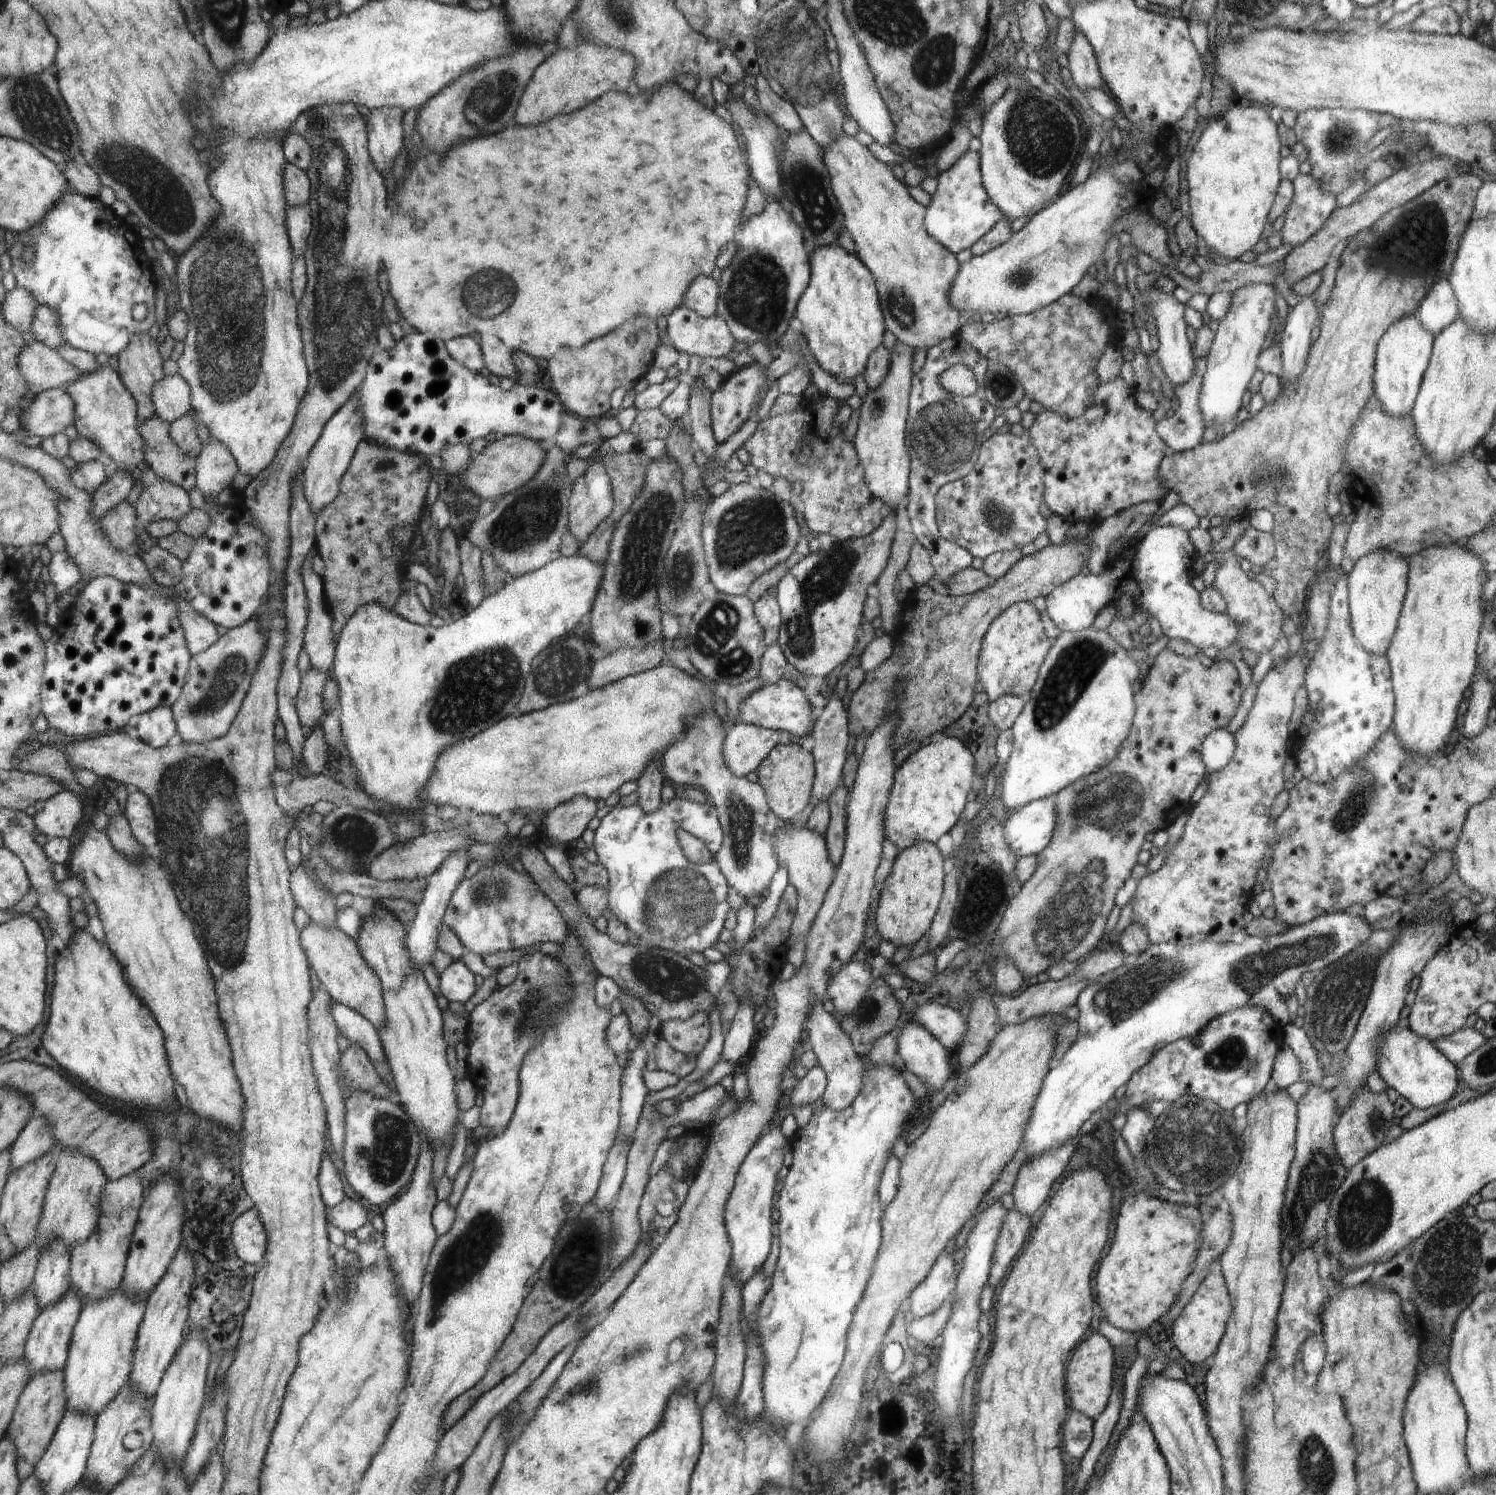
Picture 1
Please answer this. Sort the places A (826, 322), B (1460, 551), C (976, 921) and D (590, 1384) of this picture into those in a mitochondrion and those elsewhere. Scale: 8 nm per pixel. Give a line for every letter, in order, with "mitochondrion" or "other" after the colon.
A: other
B: other
C: mitochondrion
D: mitochondrion

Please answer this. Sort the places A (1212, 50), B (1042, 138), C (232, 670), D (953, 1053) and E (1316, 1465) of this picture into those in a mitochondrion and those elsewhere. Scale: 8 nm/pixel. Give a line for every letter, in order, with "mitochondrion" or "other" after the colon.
A: other
B: mitochondrion
C: mitochondrion
D: other
E: mitochondrion

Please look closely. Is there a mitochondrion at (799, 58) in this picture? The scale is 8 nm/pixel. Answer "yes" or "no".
yes

